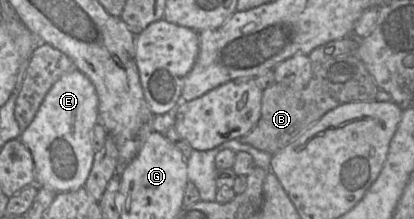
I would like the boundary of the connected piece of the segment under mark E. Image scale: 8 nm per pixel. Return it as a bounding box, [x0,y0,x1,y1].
[18,68,98,193]

